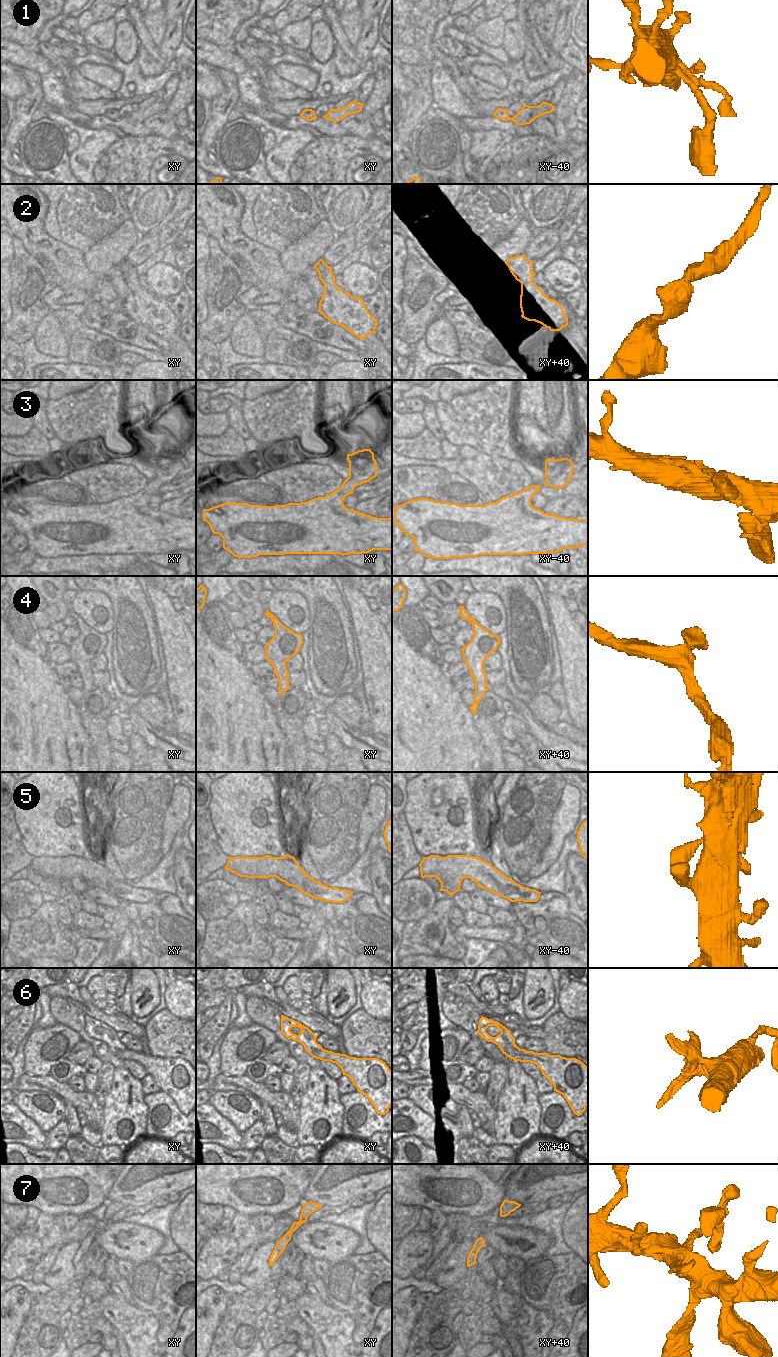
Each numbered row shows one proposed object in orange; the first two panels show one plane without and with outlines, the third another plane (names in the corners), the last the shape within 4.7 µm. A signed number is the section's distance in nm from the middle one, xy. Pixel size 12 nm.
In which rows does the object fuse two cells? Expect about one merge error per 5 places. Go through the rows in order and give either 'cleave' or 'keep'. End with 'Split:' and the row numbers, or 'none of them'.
1: keep
2: keep
3: keep
4: keep
5: keep
6: cleave
7: keep
Split: 6

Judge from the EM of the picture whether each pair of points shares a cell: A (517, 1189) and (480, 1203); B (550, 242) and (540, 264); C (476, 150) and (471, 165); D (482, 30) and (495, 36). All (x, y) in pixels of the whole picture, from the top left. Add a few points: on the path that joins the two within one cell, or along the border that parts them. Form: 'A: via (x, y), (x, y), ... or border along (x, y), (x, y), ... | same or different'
A: border along (504, 1186), (505, 1199) | different
B: border along (558, 244), (533, 261) | different
C: via (472, 154), (469, 155), (471, 161) | same
D: via (485, 32), (492, 34) | same

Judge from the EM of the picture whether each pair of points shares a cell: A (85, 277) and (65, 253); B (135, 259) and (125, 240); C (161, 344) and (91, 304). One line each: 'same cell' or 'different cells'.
A: same cell
B: different cells
C: same cell

